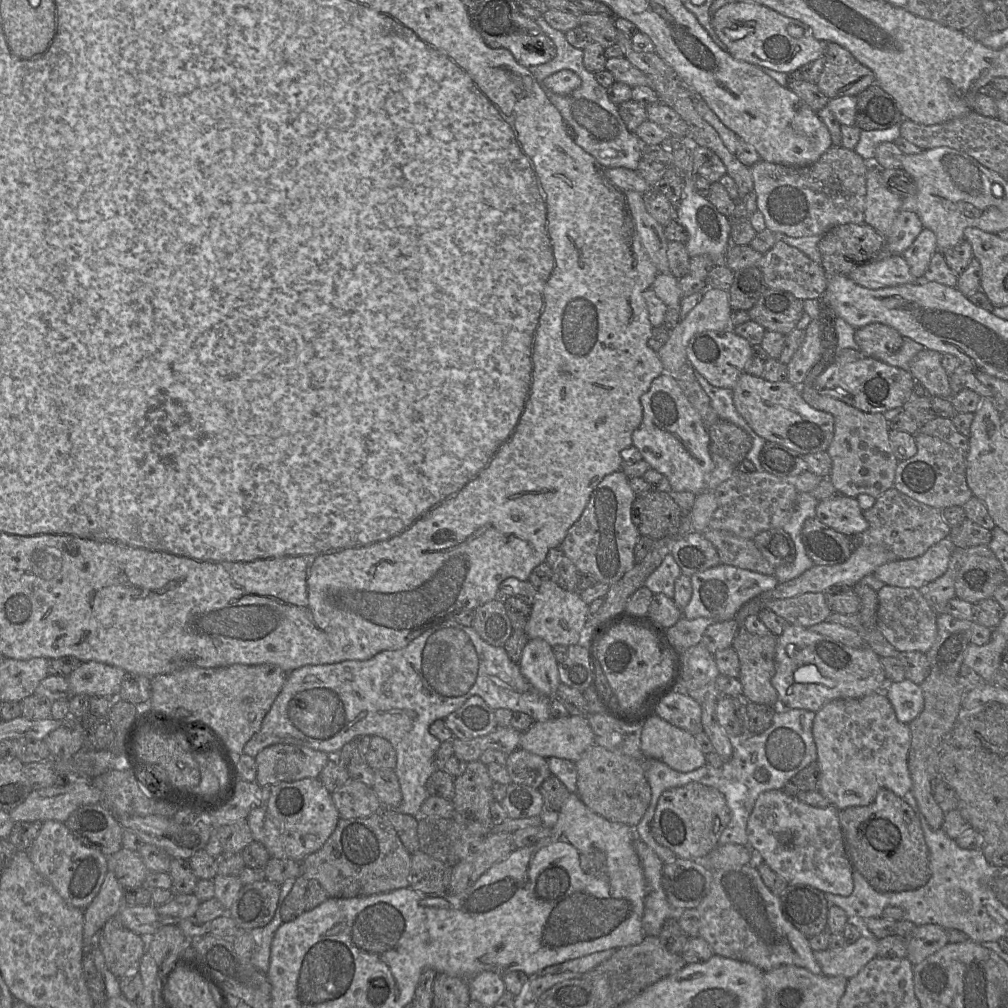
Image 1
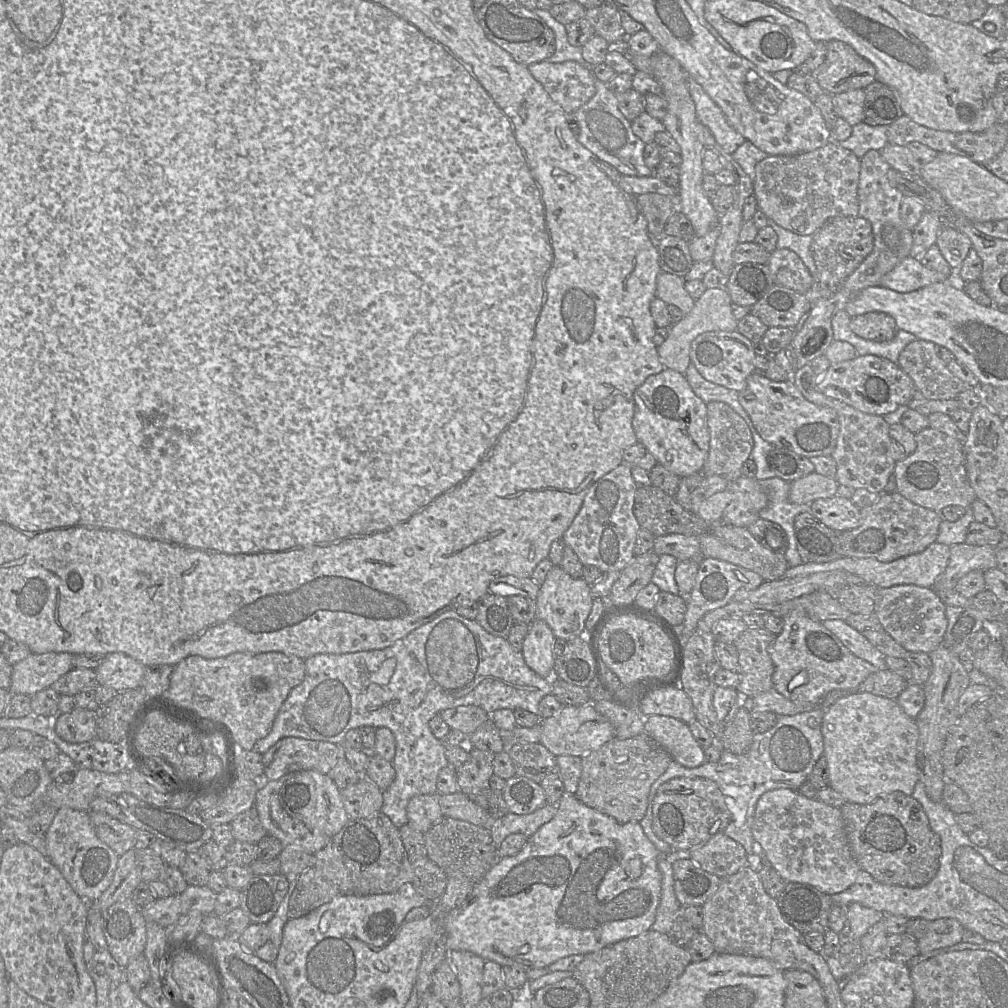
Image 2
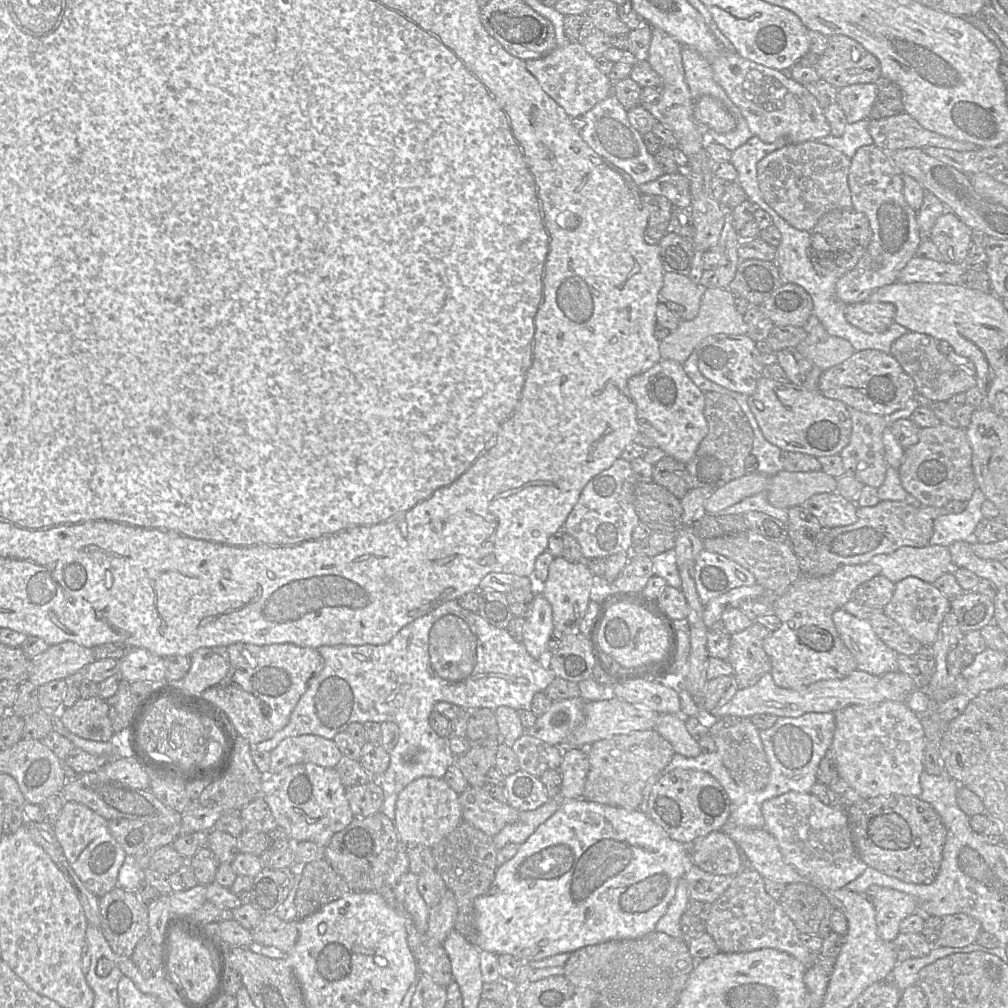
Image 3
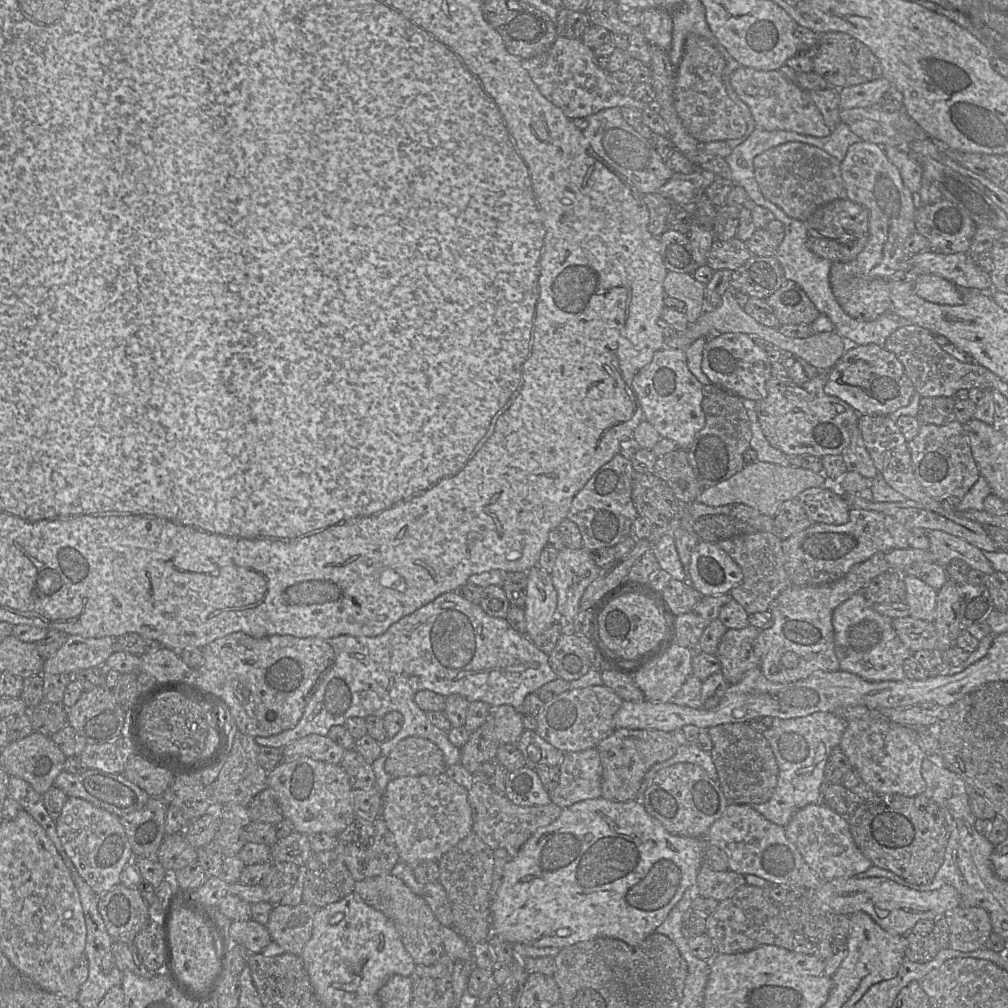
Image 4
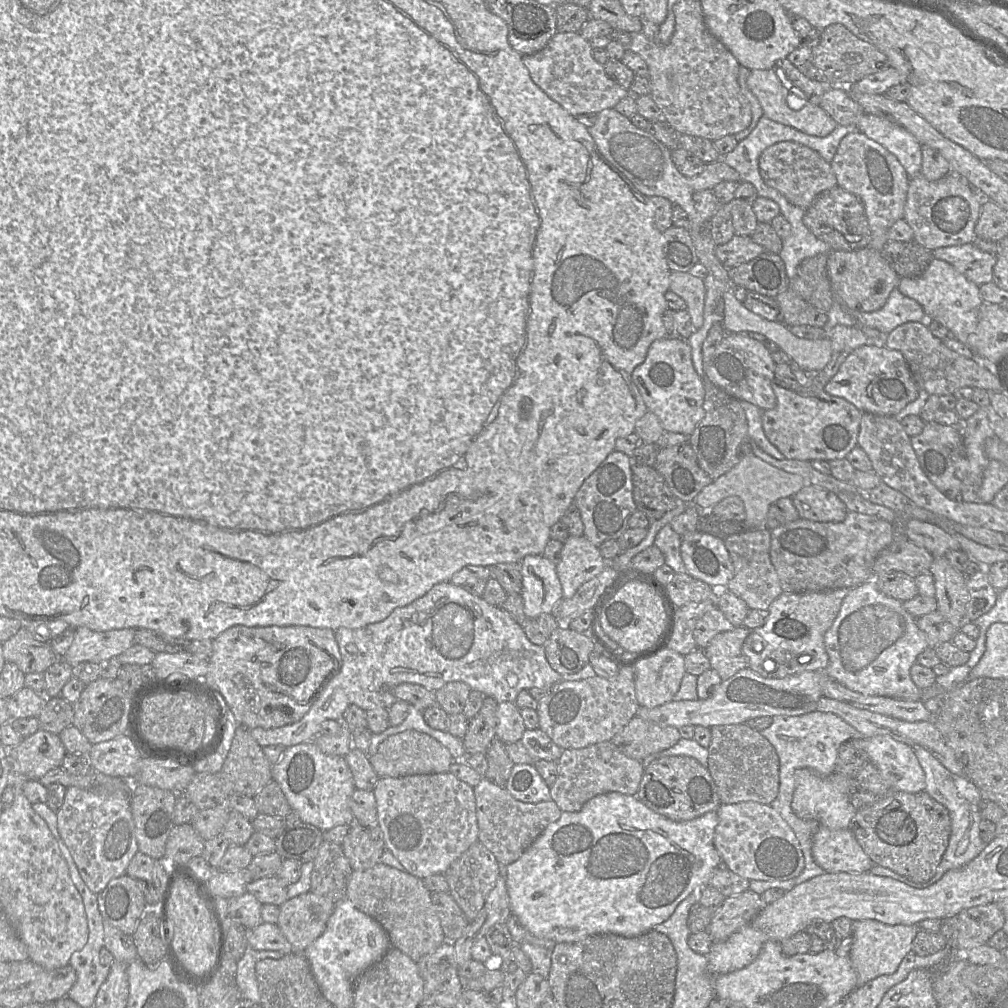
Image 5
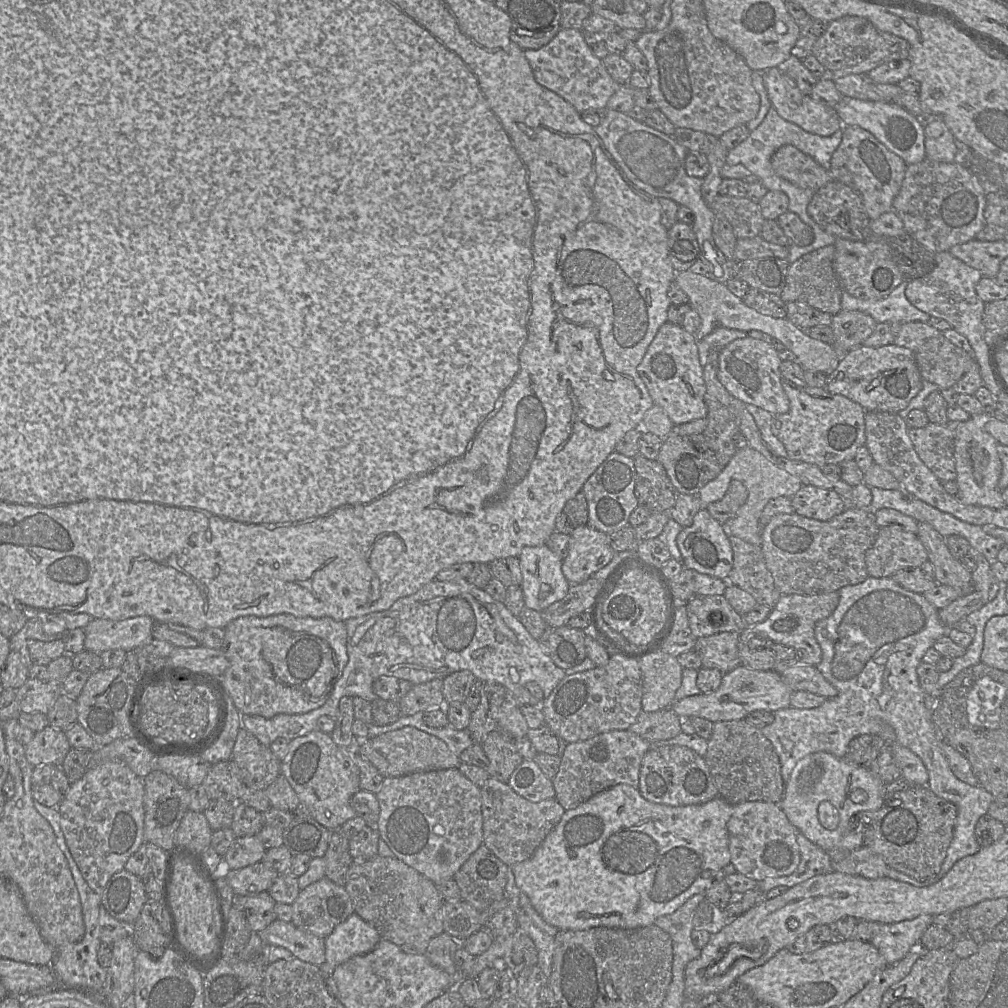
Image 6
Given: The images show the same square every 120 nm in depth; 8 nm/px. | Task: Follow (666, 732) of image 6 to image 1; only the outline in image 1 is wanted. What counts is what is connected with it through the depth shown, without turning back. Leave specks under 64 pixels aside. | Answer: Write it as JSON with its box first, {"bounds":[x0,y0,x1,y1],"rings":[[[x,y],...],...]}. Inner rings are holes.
{"bounds":[576,744,651,828],"rings":[[[594,744],[576,762],[576,769],[577,794],[590,810],[609,821],[636,828],[651,801],[651,787],[645,776],[643,760]]]}

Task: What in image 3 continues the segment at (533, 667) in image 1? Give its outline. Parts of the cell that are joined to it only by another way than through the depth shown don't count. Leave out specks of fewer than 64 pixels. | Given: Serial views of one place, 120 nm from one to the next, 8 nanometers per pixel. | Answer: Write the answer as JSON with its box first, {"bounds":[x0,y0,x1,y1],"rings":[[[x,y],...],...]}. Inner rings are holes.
{"bounds":[522,592,553,658],"rings":[[[537,592],[532,608],[525,618],[522,641],[533,658],[547,658],[547,643],[553,629],[552,606],[540,592]]]}

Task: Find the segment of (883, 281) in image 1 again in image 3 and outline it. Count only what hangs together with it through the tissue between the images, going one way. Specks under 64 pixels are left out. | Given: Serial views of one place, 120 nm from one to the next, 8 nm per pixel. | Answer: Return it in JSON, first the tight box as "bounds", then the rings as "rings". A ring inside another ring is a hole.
{"bounds":[897,256,964,284],"rings":[[[914,256],[901,270],[897,281],[901,283],[925,282],[958,284],[963,283],[964,264],[946,263]]]}

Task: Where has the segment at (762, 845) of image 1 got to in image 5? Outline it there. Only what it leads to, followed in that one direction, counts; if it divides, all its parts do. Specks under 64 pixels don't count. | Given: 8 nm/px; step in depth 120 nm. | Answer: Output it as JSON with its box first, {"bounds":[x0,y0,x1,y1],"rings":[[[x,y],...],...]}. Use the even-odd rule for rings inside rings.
{"bounds":[812,826,875,873],"rings":[[[819,826],[812,838],[812,856],[826,873],[864,873],[870,872],[870,869],[875,865],[864,853],[849,828],[834,830]]]}

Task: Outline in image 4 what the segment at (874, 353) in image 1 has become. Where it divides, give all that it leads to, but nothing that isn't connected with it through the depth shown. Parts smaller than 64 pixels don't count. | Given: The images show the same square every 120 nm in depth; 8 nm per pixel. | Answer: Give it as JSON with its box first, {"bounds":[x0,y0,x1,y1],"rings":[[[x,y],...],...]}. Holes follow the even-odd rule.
{"bounds":[830,260,892,321],"rings":[[[856,260],[832,262],[830,285],[841,308],[855,319],[870,321],[892,310],[888,280],[863,278],[856,273]]]}

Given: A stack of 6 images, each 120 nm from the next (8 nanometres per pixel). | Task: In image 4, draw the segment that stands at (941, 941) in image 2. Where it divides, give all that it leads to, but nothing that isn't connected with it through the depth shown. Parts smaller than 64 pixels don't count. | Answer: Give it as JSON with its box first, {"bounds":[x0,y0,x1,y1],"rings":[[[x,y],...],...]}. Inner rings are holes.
{"bounds":[942,907,993,952],"rings":[[[958,907],[942,917],[948,917],[950,949],[972,952],[985,948],[993,932],[989,913],[981,907]]]}

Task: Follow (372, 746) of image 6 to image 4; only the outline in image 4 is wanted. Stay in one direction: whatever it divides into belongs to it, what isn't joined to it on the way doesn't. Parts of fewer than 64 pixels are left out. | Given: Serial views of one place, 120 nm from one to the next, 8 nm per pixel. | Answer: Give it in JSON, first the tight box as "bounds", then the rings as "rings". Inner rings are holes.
{"bounds":[384,736,447,778],"rings":[[[411,736],[401,740],[391,750],[384,768],[393,778],[400,778],[444,774],[447,766],[443,752],[435,743]]]}

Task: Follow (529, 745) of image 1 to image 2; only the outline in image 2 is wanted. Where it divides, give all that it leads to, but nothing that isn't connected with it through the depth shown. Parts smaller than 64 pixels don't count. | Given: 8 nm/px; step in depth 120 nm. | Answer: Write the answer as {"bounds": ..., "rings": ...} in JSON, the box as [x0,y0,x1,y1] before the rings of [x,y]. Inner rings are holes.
{"bounds":[540,703,615,757],"rings":[[[593,703],[563,706],[554,715],[541,719],[540,724],[542,730],[540,743],[556,757],[561,755],[582,757],[615,738],[612,724],[595,709]]]}

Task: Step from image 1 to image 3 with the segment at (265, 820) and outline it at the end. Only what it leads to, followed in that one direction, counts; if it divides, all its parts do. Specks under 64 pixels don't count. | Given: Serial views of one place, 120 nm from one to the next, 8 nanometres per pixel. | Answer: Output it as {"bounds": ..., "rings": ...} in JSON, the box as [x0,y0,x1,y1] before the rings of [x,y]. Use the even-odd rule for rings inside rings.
{"bounds":[261,763,354,847],"rings":[[[311,763],[289,766],[278,773],[263,774],[261,794],[277,823],[293,843],[314,842],[326,847],[332,837],[346,828],[354,815],[346,798],[346,788],[336,769]]]}

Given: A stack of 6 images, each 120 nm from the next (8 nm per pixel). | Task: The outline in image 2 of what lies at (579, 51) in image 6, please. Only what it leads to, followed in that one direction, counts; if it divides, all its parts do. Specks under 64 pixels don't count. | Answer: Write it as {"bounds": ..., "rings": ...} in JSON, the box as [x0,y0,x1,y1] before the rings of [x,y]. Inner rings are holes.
{"bounds":[527,60,595,115],"rings":[[[544,60],[527,67],[549,97],[568,115],[573,114],[595,94],[592,70],[576,61],[551,63]]]}

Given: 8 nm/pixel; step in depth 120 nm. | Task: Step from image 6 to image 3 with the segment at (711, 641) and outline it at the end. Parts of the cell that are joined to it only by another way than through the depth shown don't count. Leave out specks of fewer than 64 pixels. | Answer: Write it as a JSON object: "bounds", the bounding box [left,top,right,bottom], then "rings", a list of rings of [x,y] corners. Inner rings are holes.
{"bounds":[727,622,772,689],"rings":[[[754,622],[745,630],[730,636],[730,654],[727,661],[733,667],[733,676],[739,689],[755,685],[764,674],[770,673],[772,664],[763,649],[763,641],[771,633],[766,627]]]}

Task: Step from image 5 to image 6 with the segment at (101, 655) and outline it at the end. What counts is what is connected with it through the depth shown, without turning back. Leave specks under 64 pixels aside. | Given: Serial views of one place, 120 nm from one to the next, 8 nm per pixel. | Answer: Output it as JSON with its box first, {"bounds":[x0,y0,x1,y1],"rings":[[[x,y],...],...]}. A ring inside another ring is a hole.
{"bounds":[84,615,155,654],"rings":[[[145,615],[119,621],[92,619],[84,627],[84,648],[101,654],[112,649],[128,652],[136,647],[143,647],[153,640],[154,624],[155,621]]]}

